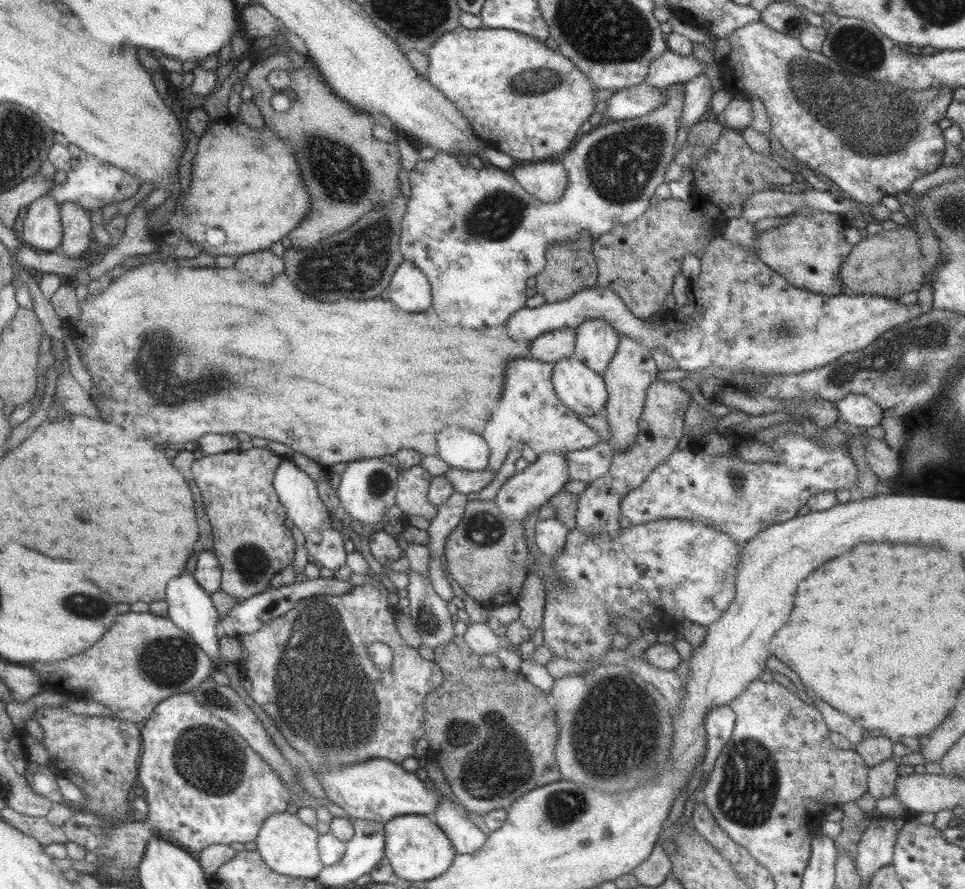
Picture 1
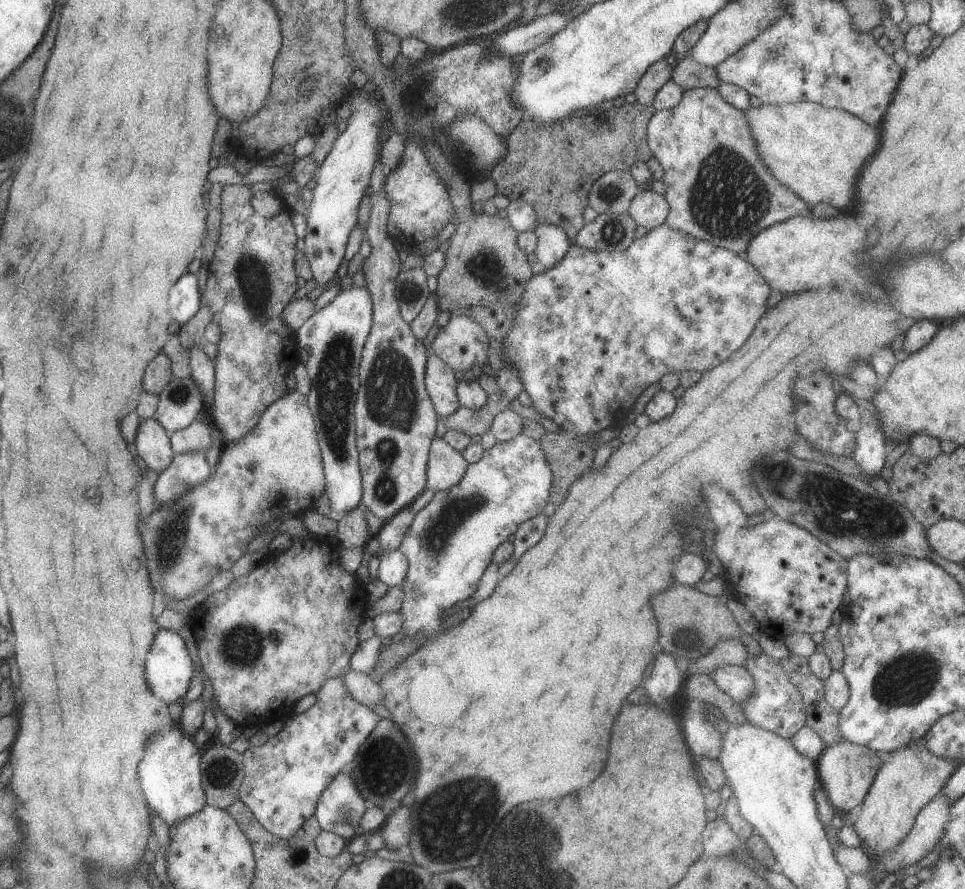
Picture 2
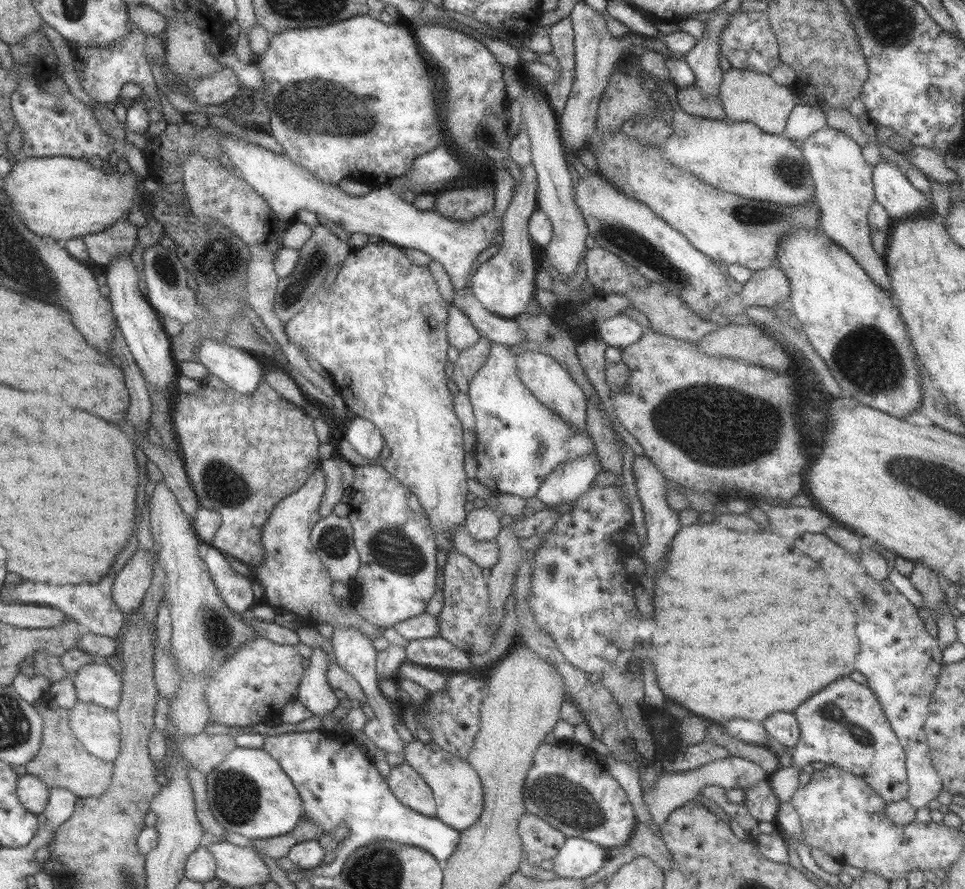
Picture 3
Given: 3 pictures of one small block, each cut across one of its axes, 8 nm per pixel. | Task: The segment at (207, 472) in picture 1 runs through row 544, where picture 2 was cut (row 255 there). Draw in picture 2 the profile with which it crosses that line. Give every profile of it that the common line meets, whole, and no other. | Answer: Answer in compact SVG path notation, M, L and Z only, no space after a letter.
M222 186L219 237L208 264L205 289L201 293L201 306L211 310L211 322L215 322L220 330L217 356L213 360L214 400L208 420L212 428L219 430L223 445L239 442L253 430L265 408L286 394L288 389L284 378L299 363L294 332L281 320L283 308L298 290L293 270L297 250L291 212L283 209L272 218L264 218L253 211L251 196L249 186Z

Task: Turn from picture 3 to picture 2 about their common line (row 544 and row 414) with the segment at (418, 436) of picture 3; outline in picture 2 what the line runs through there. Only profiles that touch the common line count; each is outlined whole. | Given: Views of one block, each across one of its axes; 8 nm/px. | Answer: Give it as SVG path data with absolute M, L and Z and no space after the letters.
M428 352L424 372L424 387L438 418L448 417L460 406L454 373L454 370L438 356L435 356L435 353Z

